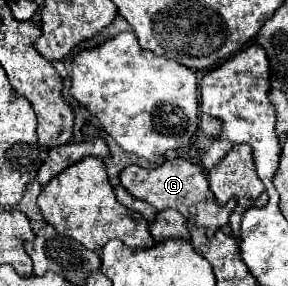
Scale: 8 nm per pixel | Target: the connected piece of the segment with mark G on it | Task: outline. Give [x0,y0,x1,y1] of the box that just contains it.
[120,159,234,229]

